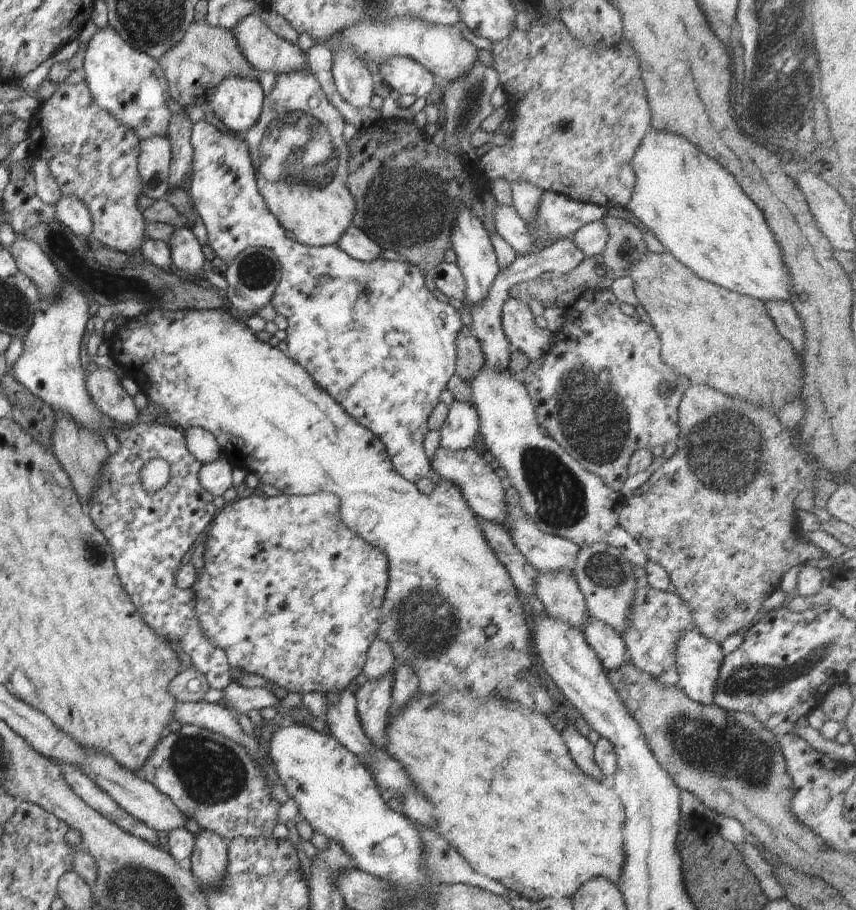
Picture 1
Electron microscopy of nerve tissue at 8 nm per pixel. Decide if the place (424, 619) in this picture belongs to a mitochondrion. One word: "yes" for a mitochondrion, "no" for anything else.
yes

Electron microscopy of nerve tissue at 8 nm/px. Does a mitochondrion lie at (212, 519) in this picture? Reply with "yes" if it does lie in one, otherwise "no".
no

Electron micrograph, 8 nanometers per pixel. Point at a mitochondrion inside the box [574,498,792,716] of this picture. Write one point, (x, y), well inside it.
(603, 571)

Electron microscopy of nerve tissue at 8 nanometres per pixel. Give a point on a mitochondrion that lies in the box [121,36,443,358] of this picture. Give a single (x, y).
(298, 150)

